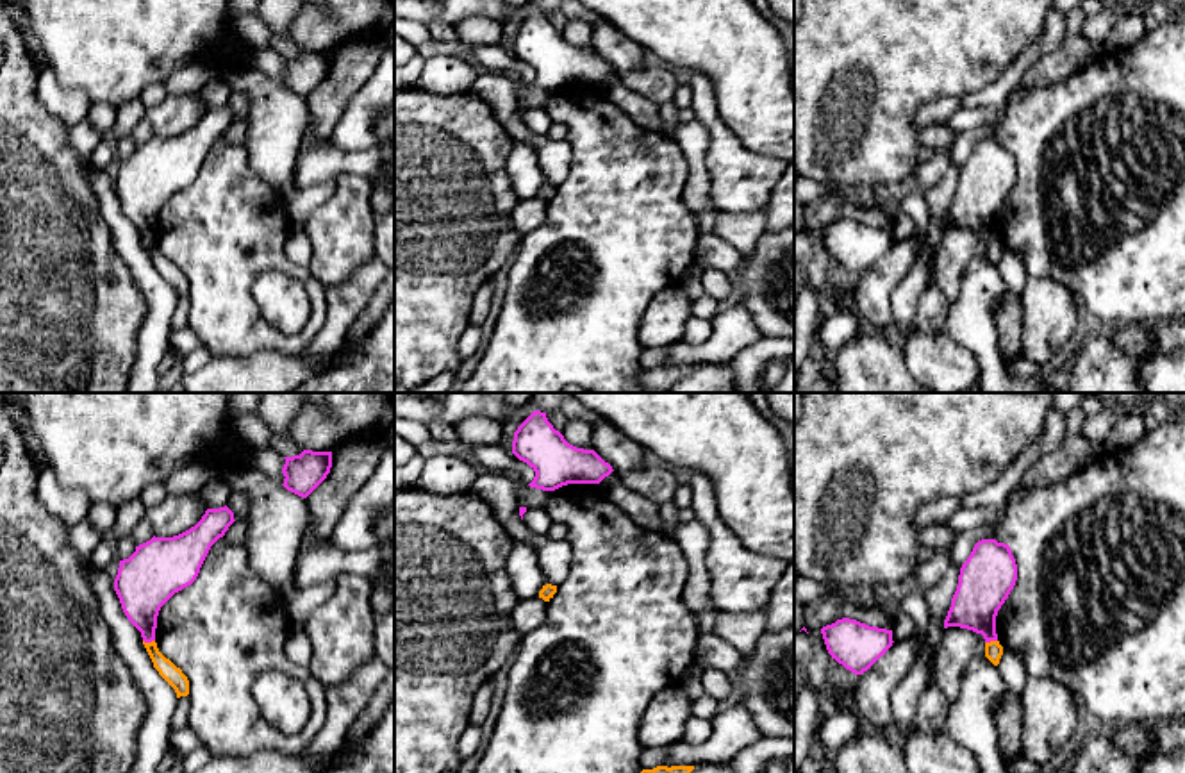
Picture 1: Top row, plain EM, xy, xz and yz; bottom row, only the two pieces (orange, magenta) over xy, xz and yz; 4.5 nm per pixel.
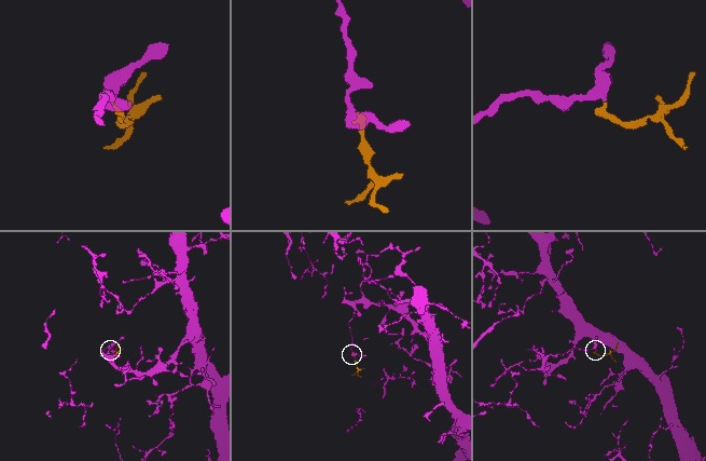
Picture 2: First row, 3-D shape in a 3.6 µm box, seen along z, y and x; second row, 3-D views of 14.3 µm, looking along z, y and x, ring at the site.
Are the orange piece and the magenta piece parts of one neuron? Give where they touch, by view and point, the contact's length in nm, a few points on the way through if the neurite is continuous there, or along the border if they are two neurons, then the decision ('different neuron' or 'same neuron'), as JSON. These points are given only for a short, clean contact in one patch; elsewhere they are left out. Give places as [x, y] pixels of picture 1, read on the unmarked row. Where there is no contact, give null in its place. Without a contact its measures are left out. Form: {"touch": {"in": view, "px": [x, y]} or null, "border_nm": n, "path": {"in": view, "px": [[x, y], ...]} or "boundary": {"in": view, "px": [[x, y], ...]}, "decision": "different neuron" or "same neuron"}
{"touch": {"in": "xy", "px": [149, 243]}, "border_nm": 60, "path": {"in": "xy", "px": [[174, 275], [149, 243], [143, 216], [143, 188]]}, "decision": "same neuron"}

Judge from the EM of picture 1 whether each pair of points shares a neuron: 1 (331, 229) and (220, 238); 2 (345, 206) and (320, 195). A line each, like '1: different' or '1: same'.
1: different
2: different

